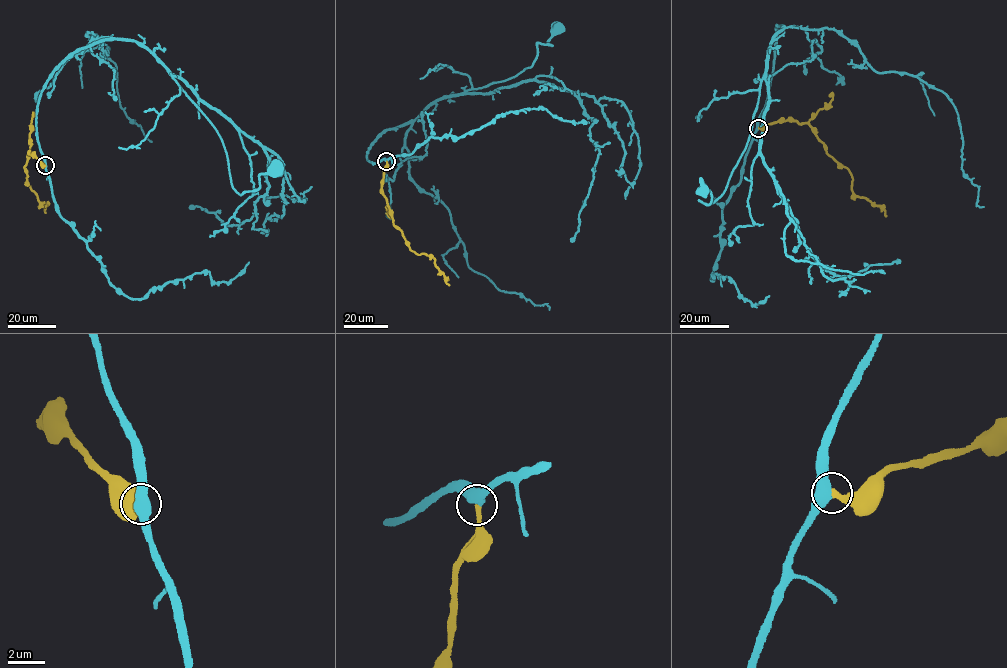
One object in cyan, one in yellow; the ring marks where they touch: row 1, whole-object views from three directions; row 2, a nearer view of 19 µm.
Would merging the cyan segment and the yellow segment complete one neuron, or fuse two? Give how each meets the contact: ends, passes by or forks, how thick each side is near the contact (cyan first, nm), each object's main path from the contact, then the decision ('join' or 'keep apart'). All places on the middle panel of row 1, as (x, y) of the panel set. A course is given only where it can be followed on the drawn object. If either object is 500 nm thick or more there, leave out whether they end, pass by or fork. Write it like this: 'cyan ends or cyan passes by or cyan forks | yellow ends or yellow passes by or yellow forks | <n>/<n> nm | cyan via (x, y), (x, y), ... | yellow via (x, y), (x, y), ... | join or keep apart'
550/280 nm | cyan via (386, 161), (366, 158), (386, 130), (440, 99), (516, 76), (558, 28) | yellow via (386, 161), (382, 190), (393, 225), (401, 231), (410, 249), (432, 257), (449, 285) | join

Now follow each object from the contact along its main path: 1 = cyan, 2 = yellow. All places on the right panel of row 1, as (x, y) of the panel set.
1: (758, 128), (782, 26), (769, 47), (745, 149), (718, 198), (701, 203), (710, 203), (711, 193), (703, 190)
2: (758, 128), (790, 120), (806, 123), (829, 154), (851, 173), (853, 193), (880, 206), (886, 217)

